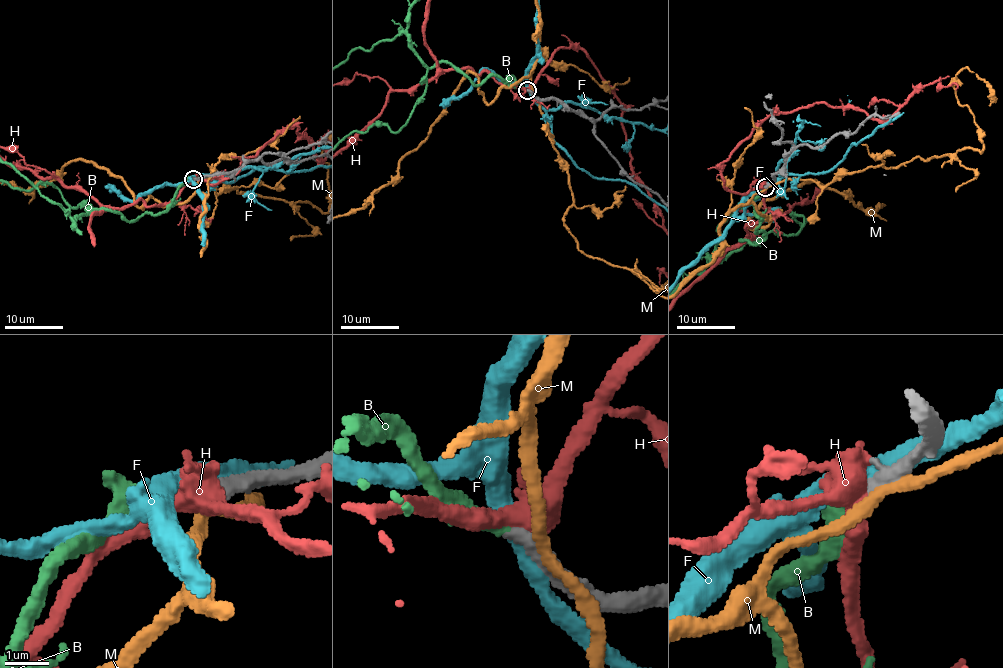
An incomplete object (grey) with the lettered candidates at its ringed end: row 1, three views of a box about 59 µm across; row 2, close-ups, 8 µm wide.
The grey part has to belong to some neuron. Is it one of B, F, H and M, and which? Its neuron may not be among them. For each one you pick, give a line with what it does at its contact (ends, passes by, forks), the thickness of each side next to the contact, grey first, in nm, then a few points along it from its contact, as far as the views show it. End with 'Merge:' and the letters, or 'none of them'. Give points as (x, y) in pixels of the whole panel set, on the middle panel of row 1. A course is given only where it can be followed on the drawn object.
B: it ends there; 400 nm thick on the grey side, 440 nm on the other
Merge: B

